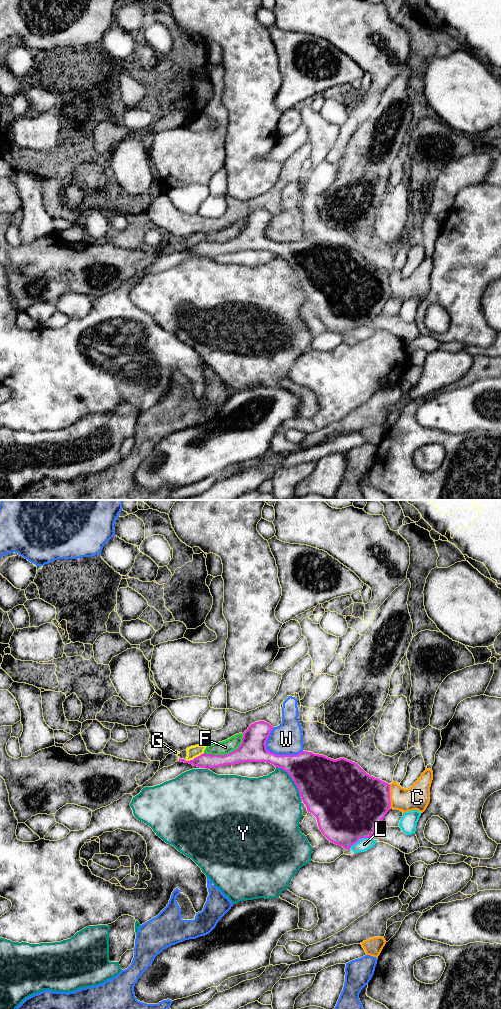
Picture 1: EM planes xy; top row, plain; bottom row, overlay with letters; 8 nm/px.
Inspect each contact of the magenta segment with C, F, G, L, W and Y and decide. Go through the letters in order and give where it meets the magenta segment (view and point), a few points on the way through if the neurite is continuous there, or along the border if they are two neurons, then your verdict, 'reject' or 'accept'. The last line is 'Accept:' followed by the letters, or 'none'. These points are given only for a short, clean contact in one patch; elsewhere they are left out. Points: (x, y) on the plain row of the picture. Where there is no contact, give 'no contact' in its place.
C: contact xy (389, 284); reject
F: contact xy (227, 242); border xy (243, 222), (241, 231), (234, 238), (226, 242), (204, 241); reject
G: contact xy (194, 246); border xy (203, 240), (192, 247), (185, 248); reject
L: contact xy (359, 326); reject
W: contact xy (274, 241); reject
Y: contact xy (292, 267); reject
Accept: none

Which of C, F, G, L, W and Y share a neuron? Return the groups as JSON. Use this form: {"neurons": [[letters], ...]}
{"neurons": [["C"], ["F", "G"], ["L"], ["W"], ["Y"]]}

